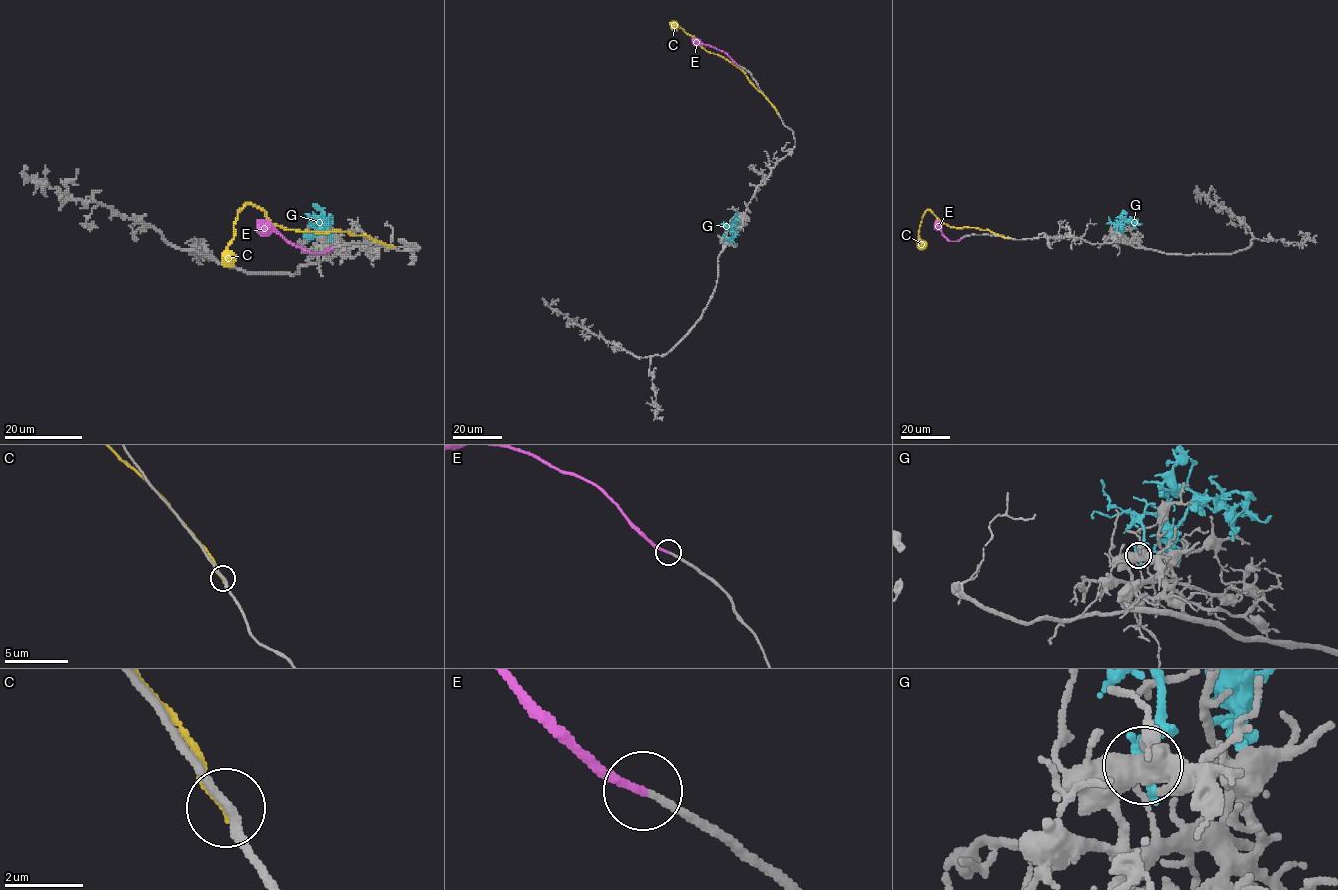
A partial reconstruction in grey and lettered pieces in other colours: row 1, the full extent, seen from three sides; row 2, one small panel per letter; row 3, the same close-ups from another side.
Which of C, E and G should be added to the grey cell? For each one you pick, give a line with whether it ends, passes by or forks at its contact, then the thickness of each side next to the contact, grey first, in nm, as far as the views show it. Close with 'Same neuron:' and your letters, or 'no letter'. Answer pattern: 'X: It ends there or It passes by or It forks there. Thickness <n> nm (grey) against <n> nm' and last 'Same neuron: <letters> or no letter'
E: It ends there. Thickness 200 nm (grey) against 240 nm
Same neuron: E

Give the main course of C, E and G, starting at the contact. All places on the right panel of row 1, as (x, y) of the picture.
C: (1009, 237), (988, 230), (951, 227), (927, 209), (919, 231), (919, 247), (922, 249)
E: (961, 237), (949, 240), (942, 233), (940, 222), (936, 222)
G: (1116, 231), (1117, 223), (1123, 225), (1138, 220), (1133, 221), (1131, 216)

